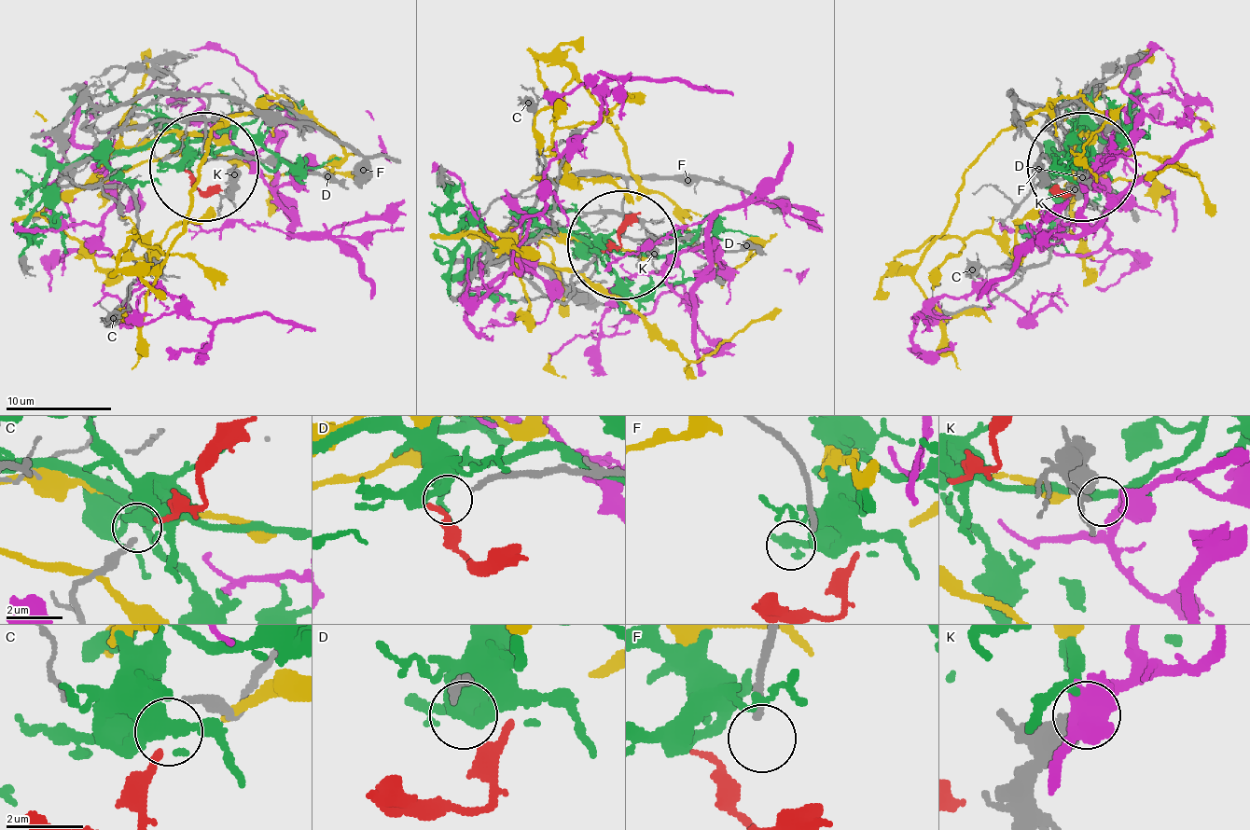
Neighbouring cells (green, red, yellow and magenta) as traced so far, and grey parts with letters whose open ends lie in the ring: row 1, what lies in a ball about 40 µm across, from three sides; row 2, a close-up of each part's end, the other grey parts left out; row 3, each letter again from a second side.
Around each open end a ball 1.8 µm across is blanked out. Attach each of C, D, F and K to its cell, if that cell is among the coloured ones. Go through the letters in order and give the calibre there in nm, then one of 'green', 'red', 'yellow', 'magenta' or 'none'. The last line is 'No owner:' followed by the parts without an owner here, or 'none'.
C: 200 nm thick; red
D: 180 nm thick; none
F: 200 nm thick; none
K: 550 nm thick; magenta
No owner: D, F

